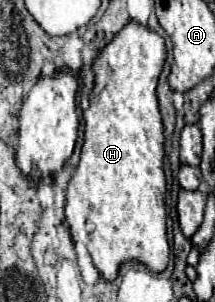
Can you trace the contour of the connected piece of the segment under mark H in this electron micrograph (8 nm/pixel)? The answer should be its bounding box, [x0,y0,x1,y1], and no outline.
[65,23,169,281]

